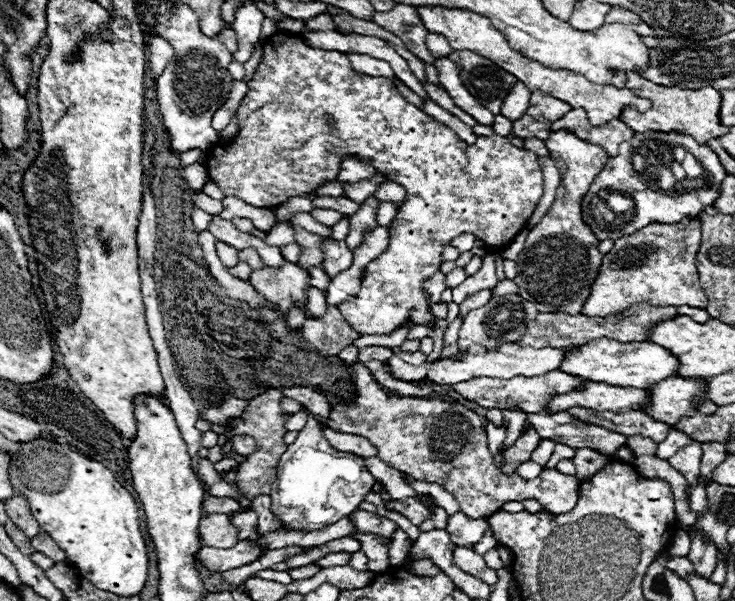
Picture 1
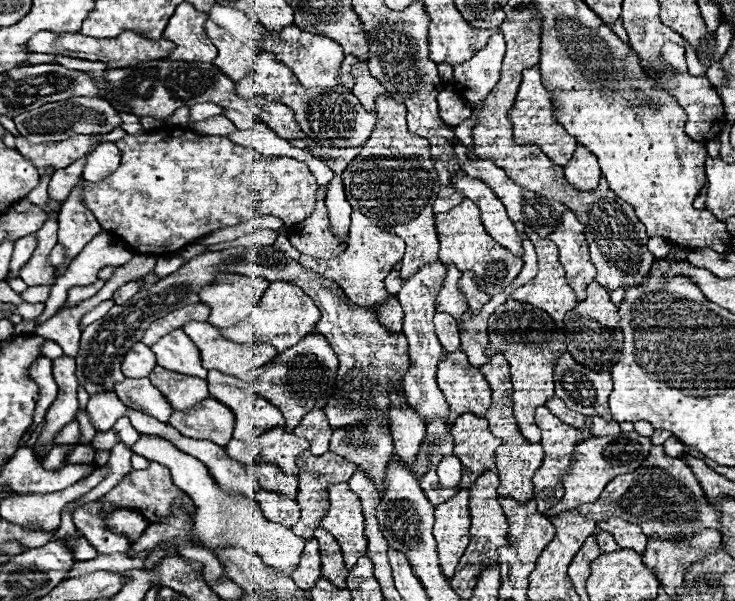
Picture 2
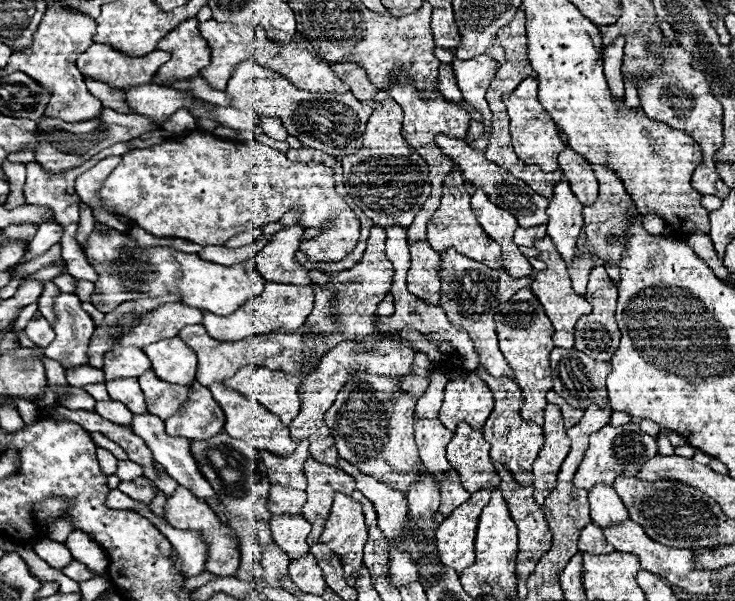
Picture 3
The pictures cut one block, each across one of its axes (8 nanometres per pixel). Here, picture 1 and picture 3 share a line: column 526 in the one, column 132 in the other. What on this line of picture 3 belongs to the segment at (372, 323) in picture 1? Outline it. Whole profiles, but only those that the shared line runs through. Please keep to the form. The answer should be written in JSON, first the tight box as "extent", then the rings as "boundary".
{"extent":[100,130,348,246],"boundary":[[[198,130],[172,142],[142,150],[128,150],[122,154],[120,166],[104,182],[100,196],[106,208],[128,216],[146,232],[156,236],[186,238],[200,246],[222,246],[232,236],[276,222],[294,202],[300,202],[304,210],[304,216],[298,222],[300,226],[320,226],[334,210],[348,210],[344,198],[334,190],[332,170],[322,162],[290,162],[282,152],[256,140],[248,144],[234,144]]]}

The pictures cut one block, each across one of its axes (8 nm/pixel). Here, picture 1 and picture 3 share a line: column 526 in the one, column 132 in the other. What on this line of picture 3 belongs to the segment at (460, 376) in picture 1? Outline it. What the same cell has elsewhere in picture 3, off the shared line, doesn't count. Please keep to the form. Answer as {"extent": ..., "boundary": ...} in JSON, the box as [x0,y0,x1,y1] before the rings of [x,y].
{"extent":[104,346,150,380],"boundary":[[[114,346],[114,350],[108,350],[104,354],[104,374],[106,380],[116,378],[138,378],[146,370],[150,370],[150,360],[140,348],[134,346]]]}

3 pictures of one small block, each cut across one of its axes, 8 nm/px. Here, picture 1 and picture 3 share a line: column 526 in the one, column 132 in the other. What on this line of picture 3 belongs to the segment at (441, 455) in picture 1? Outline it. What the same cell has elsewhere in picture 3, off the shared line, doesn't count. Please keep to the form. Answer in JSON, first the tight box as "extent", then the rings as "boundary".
{"extent":[118,476,158,504],"boundary":[[[140,476],[136,480],[128,480],[128,482],[120,482],[118,490],[122,490],[126,496],[130,496],[132,500],[138,500],[138,502],[144,502],[144,504],[150,504],[154,492],[158,490],[148,478]]]}

